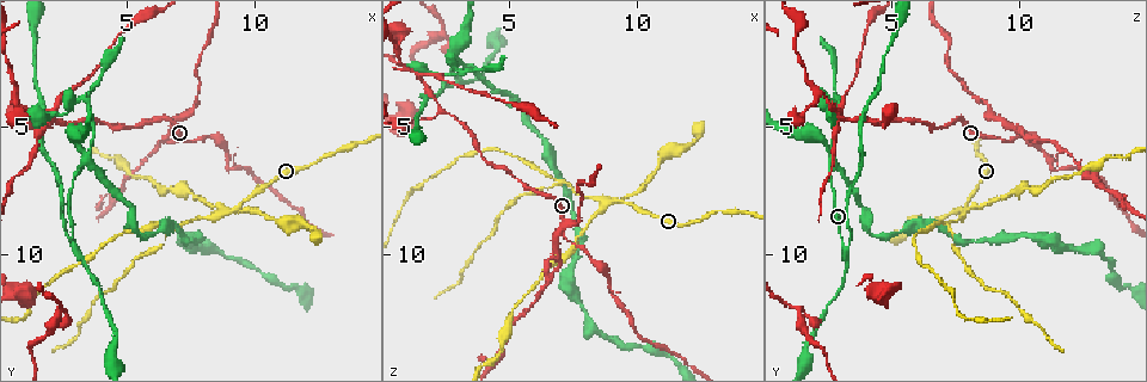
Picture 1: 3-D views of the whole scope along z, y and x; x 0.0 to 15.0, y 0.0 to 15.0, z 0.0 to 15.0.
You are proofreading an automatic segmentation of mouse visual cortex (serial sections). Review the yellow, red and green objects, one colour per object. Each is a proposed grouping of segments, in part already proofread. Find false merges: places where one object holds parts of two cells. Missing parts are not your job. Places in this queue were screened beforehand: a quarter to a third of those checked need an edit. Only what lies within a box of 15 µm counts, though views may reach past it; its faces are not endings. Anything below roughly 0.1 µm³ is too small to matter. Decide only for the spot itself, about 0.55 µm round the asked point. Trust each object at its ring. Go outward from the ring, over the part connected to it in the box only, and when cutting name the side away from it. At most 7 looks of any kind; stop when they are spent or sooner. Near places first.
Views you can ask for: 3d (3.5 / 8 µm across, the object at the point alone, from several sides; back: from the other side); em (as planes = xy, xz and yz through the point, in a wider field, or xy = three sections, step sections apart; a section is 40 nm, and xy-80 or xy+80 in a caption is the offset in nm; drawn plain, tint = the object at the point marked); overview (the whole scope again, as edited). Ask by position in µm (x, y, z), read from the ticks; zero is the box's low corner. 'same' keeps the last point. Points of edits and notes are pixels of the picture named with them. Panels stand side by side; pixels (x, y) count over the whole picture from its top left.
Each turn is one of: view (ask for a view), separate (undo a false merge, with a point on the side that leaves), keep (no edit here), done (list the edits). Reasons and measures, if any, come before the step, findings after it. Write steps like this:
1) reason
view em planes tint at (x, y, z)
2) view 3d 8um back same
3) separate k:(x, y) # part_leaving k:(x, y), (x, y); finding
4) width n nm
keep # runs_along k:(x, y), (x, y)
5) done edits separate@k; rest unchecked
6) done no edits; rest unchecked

sharp bend
view 3d 3.5um at (3.4, 6.5, 2.7)

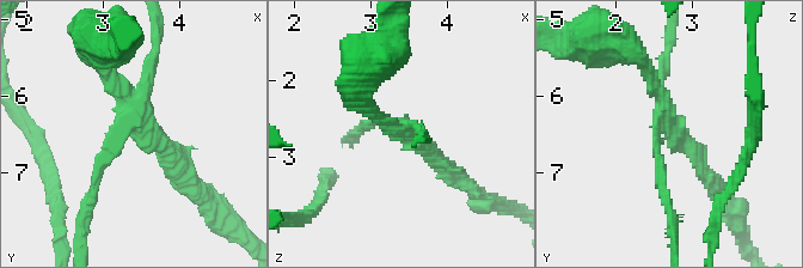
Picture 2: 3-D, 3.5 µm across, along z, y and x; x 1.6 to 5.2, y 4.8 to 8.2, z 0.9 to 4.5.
arms 4; arm_widths 150, 150, 200, 200 nm; now the EM
view em planes tint at (3.40, 6.35, 2.65)

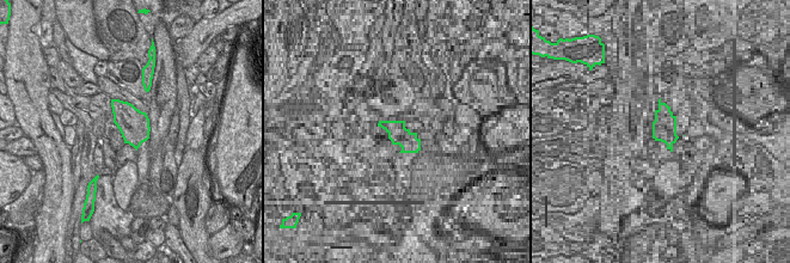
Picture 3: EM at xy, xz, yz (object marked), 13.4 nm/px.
view em xy step 3 tint same

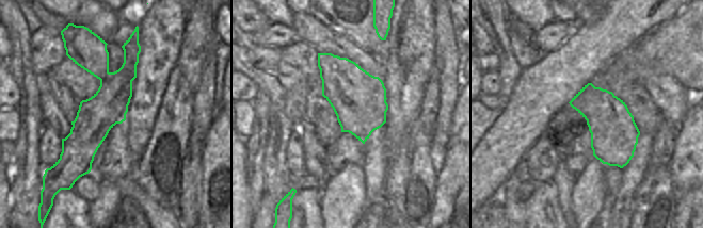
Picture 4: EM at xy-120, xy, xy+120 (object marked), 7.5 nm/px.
width 420 nm
separate 2:(100, 69) # part_leaving 2:(151, 131), (213, 211); two cells meet here

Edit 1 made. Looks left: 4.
view overview

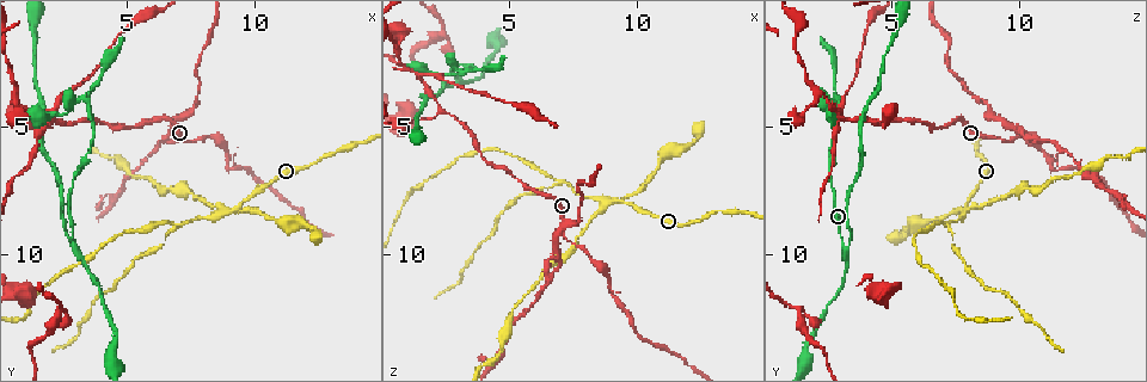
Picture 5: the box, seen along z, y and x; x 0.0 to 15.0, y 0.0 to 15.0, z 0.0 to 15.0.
four arms meet
view 3d 3.5um back at (1.6, 4.7, 3.1)

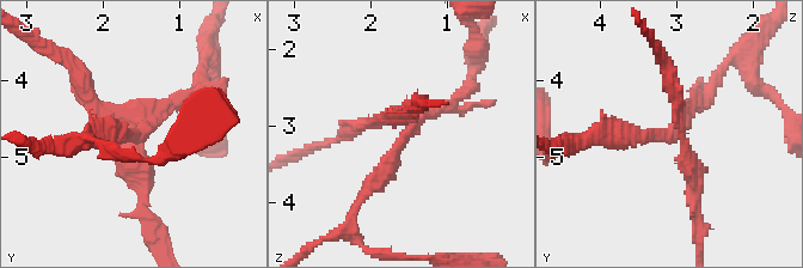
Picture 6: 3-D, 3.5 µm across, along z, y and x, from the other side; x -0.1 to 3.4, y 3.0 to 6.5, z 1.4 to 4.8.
arms 4; arm_widths 150, 200, 250, 250 nm; shape alone is not enough
view em xy step 3 tint at (1.45, 4.60, 3.00)

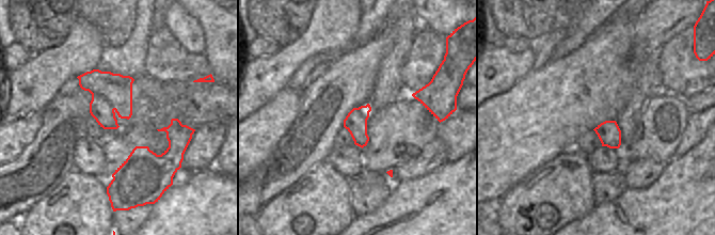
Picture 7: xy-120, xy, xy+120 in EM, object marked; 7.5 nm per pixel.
another direction
view em xy step 2 tint same

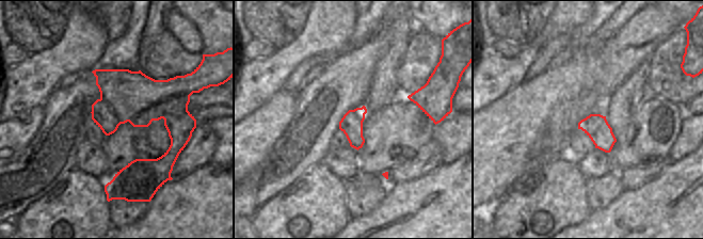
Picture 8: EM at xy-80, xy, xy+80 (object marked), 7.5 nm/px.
separate 6:(686, 157) # border 8:(100, 98), (112, 109), (121, 123); a second cell is stuck on

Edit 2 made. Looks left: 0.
done edits separate@2, separate@6; rest unchecked

